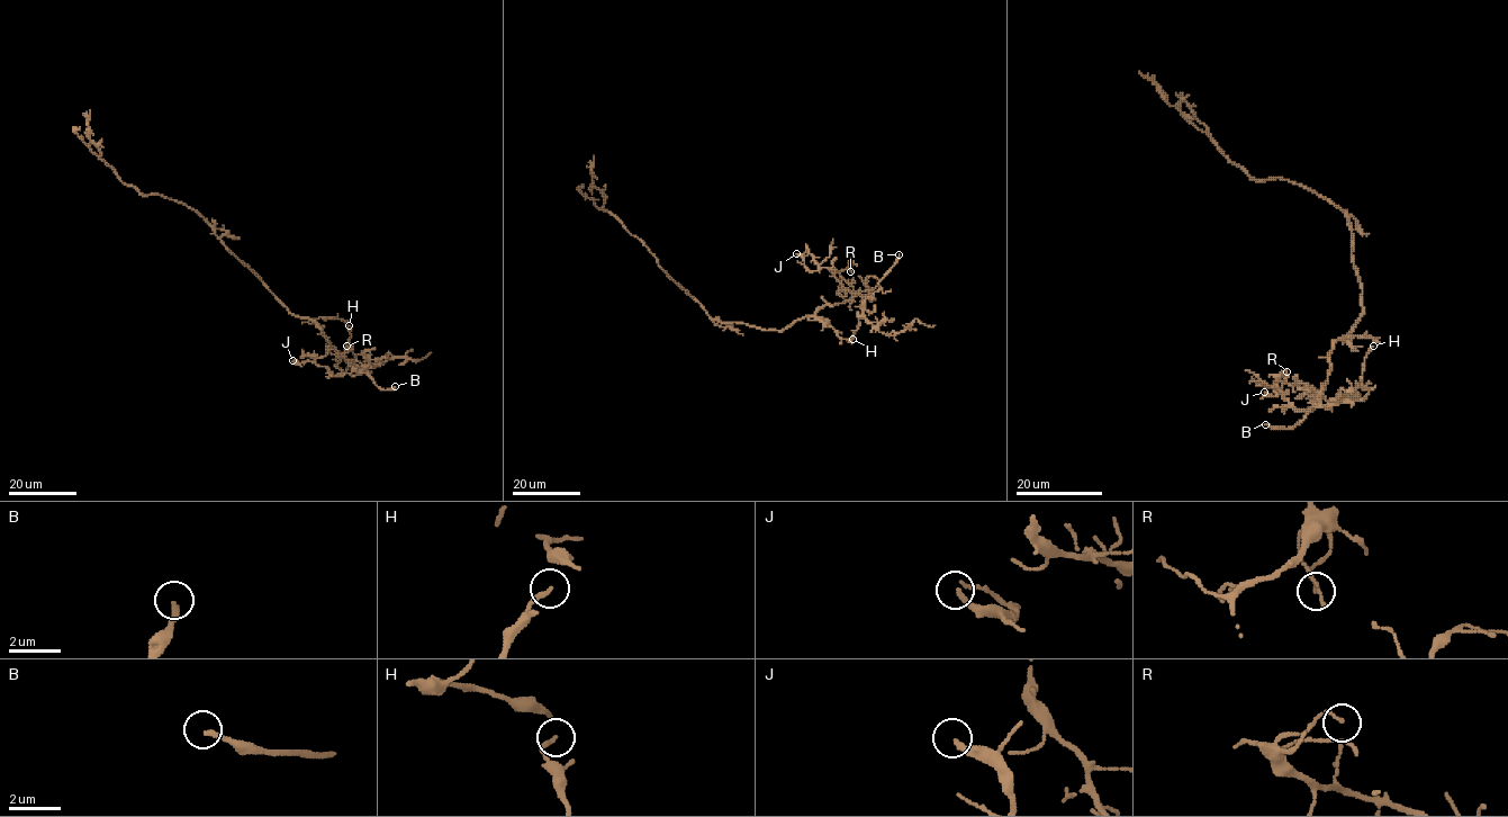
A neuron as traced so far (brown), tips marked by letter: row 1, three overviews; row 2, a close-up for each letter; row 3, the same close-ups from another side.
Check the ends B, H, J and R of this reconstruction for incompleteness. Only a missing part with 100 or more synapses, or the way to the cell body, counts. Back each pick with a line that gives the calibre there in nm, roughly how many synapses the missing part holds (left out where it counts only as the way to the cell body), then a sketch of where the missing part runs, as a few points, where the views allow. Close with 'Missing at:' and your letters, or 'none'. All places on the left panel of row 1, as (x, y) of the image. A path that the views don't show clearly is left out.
B: 200 nm | (395, 386), (406, 385), (432, 396), (459, 395)
Missing at: B

